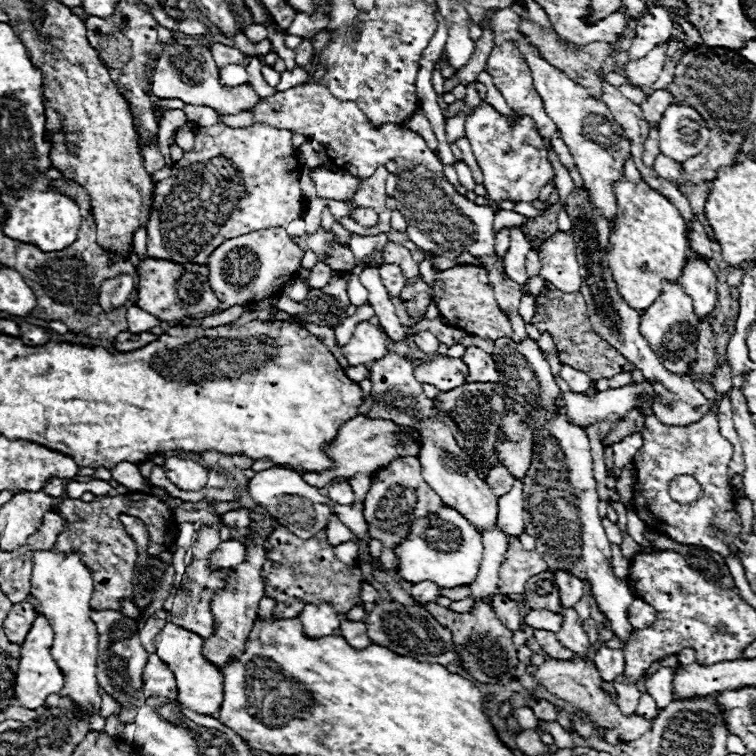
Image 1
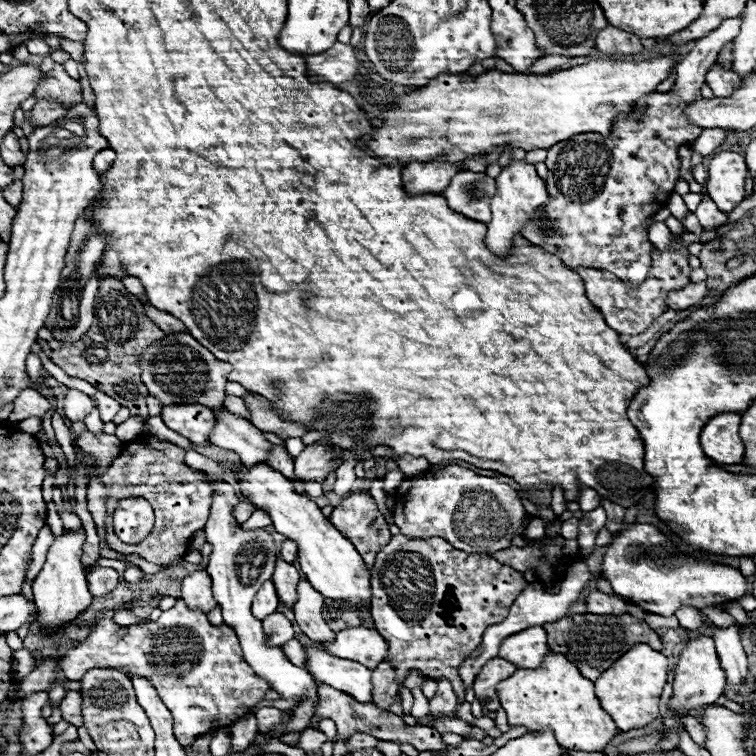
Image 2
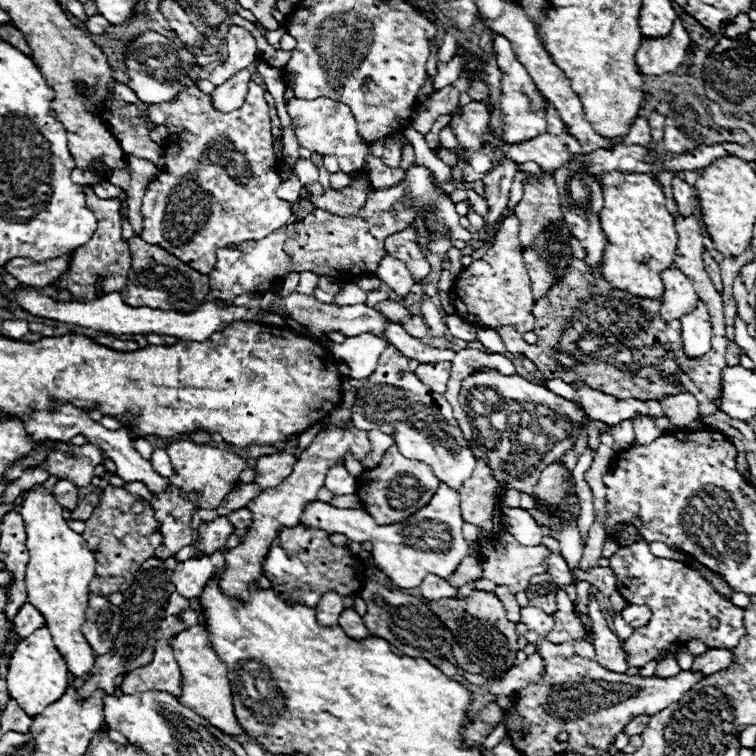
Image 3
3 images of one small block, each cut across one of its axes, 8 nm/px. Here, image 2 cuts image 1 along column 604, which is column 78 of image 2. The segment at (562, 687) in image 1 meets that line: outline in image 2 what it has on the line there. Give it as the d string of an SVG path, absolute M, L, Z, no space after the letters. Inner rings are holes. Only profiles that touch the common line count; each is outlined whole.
M68 690L64 700L60 702L62 718L66 722L70 722L72 726L78 726L78 728L84 724L82 714L80 714L80 706L82 706L82 696L80 696L80 692L74 692L74 690Z

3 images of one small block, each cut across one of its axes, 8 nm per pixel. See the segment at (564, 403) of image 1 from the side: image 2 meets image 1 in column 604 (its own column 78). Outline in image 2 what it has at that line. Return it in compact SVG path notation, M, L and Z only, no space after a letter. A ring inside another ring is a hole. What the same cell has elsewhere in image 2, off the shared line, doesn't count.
M68 390L64 396L64 416L70 422L78 422L84 420L90 412L92 412L94 404L90 400L90 396L86 396L80 390Z

